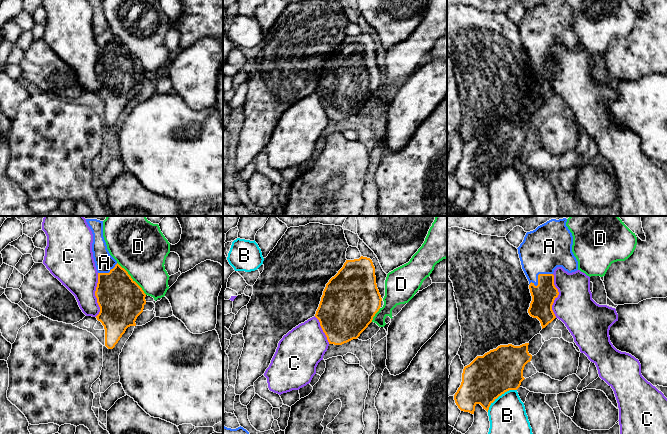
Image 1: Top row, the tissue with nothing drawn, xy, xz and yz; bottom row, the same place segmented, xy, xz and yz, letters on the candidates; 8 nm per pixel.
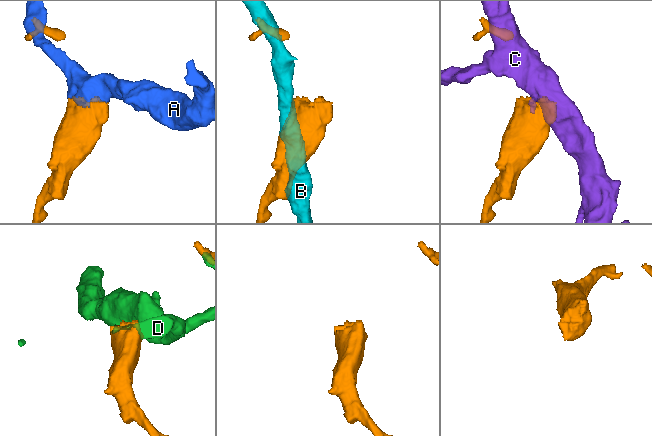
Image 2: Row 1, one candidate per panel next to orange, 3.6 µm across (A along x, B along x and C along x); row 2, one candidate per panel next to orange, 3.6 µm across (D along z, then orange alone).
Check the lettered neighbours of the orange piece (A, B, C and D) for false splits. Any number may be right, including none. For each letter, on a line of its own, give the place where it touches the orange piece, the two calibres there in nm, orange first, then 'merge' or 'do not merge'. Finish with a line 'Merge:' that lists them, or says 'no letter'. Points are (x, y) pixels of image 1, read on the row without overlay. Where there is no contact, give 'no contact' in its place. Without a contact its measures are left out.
A: yz (538, 53) | 190/360 nm | merge
B: yz (500, 171) | 360/320 nm | do not merge
C: yz (557, 72) | 190/320 nm | do not merge
D: xy (131, 54) | 360/420 nm | do not merge
Merge: A

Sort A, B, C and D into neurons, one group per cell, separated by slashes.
A / B / C / D

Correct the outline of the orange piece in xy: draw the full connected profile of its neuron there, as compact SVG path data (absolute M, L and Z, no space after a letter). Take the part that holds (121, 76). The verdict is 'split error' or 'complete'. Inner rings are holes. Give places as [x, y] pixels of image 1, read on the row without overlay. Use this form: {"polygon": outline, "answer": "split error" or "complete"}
{"polygon": "M88 0L93 10L92 28L98 48L95 67L100 88L96 92L105 105L105 122L113 125L126 105L136 102L146 70L110 31L103 13L103 0Z", "answer": "split error"}

